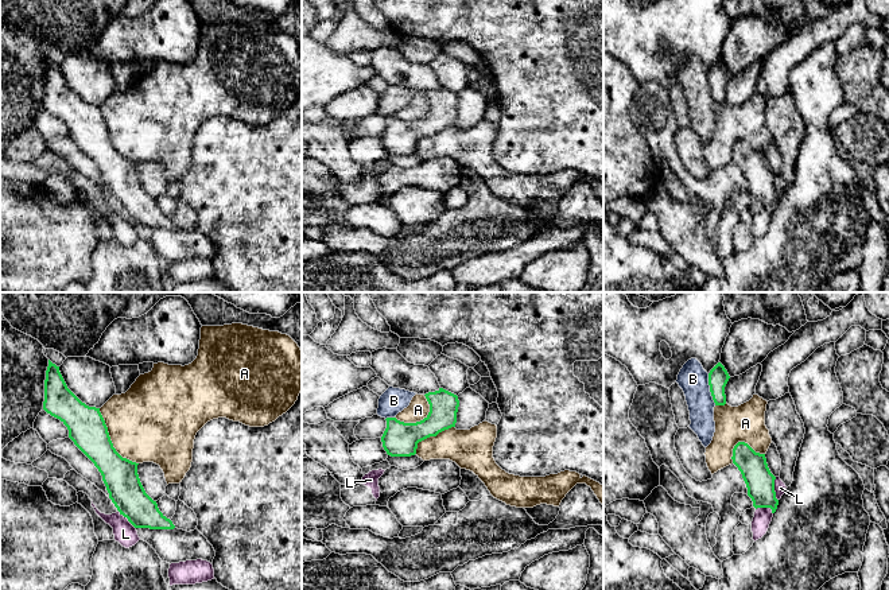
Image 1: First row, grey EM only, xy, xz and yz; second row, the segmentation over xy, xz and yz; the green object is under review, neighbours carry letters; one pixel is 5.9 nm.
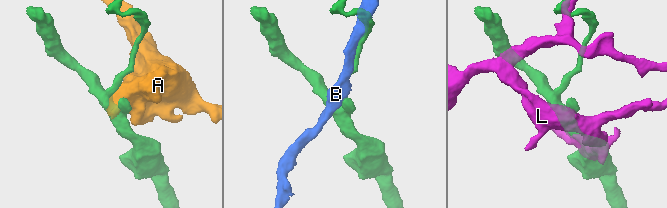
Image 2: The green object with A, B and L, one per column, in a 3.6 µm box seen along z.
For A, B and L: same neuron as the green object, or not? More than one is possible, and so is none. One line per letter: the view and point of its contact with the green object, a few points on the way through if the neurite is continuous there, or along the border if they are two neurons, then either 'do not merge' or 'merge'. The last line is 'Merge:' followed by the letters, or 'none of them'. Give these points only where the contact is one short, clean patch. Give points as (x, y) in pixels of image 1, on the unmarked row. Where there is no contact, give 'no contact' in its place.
A: xy (111, 139) | do not merge
B: yz (710, 88) | do not merge
L: yz (773, 187) | along yz (775, 175), (775, 195), (777, 198) | do not merge
Merge: none of them

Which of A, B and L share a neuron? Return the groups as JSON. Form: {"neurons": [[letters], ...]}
{"neurons": [["A"], ["B"], ["L"]]}

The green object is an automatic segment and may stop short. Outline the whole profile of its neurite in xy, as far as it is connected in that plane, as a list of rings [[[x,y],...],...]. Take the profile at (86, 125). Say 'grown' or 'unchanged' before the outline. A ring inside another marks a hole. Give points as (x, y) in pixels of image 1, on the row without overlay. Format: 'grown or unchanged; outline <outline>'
unchanged; outline [[[50,58],[43,108],[67,125],[69,136],[98,167],[109,197],[135,226],[175,226],[145,191],[137,172],[139,162],[123,156],[113,145],[100,106],[82,101],[67,86],[59,65]]]

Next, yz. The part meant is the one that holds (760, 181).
unchanged; outline [[[738,140],[733,147],[733,162],[738,166],[753,205],[776,210],[779,198],[775,190],[776,175],[770,171],[765,152],[756,151],[748,141]]]

